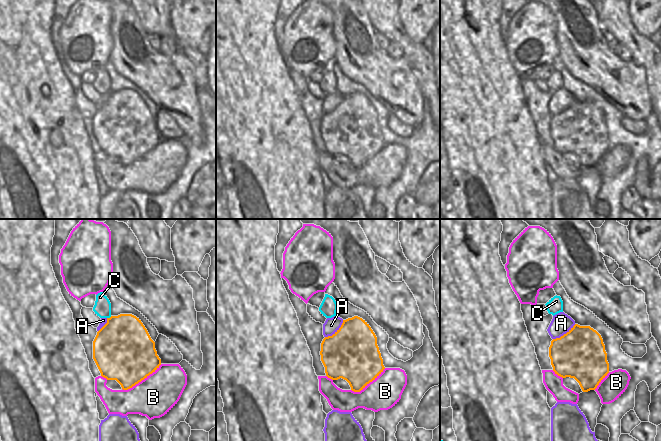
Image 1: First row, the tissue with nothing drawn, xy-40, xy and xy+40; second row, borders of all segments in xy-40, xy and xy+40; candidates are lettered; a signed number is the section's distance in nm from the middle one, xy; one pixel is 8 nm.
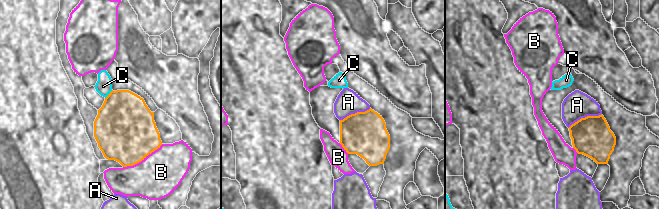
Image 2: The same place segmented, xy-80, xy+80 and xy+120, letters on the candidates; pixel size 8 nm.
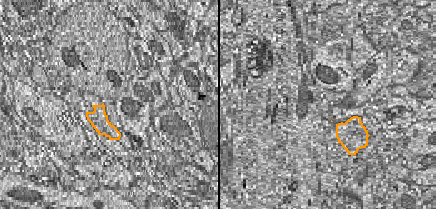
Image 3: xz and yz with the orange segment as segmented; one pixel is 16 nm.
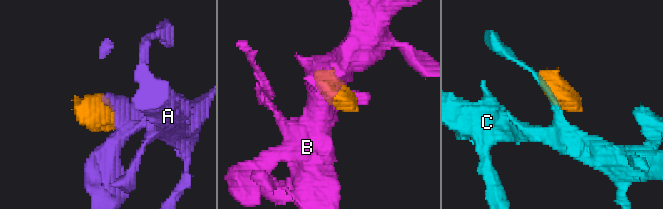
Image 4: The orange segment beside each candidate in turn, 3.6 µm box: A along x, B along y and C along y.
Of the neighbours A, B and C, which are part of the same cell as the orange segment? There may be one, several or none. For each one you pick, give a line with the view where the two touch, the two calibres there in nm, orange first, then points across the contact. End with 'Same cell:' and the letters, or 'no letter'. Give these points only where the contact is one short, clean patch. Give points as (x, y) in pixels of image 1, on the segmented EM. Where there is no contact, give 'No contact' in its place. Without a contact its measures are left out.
Same cell: no letter.

